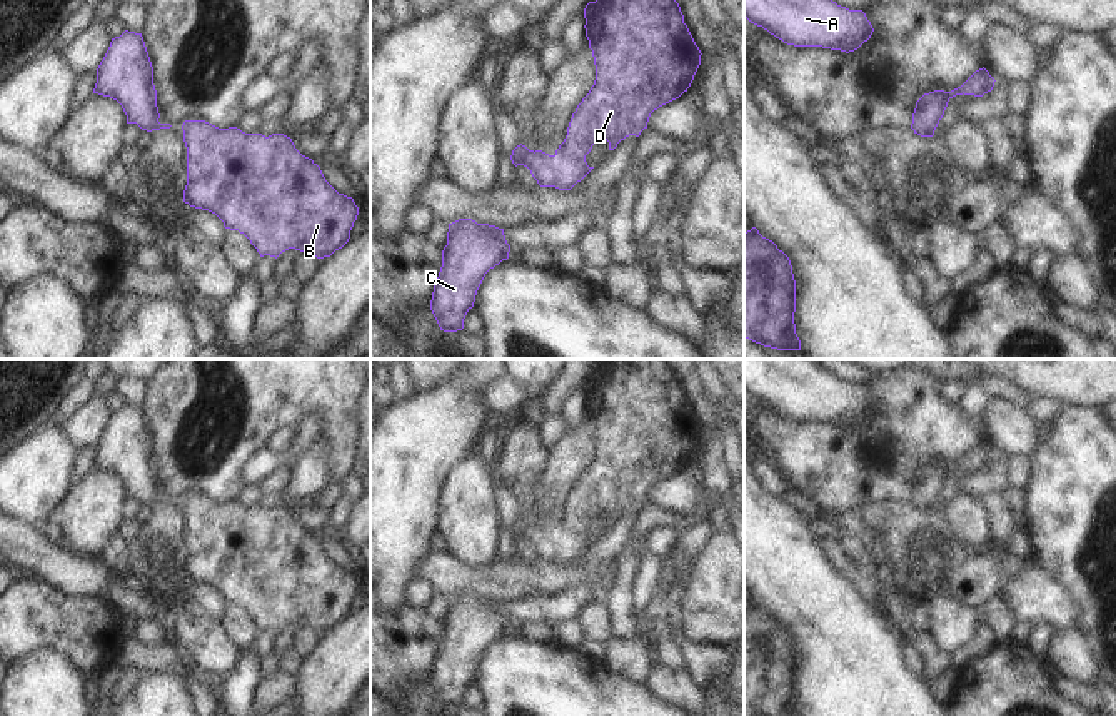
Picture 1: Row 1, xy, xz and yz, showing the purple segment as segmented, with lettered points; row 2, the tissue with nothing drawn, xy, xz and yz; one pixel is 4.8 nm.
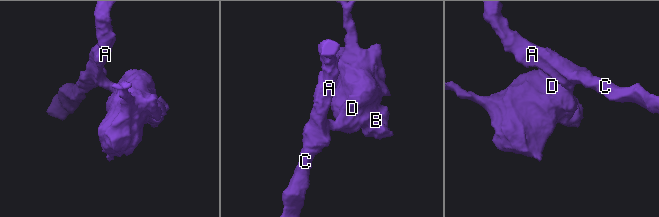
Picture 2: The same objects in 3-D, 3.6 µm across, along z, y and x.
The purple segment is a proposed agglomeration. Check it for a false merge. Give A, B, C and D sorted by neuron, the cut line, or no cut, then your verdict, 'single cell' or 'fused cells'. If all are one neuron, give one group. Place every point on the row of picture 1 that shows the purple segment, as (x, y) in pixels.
A B C D | no cut | single cell

